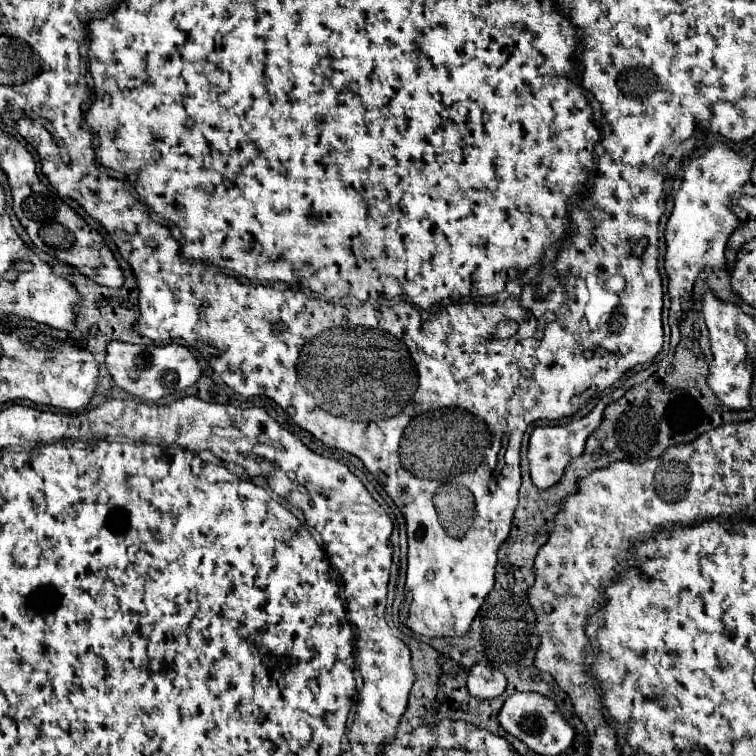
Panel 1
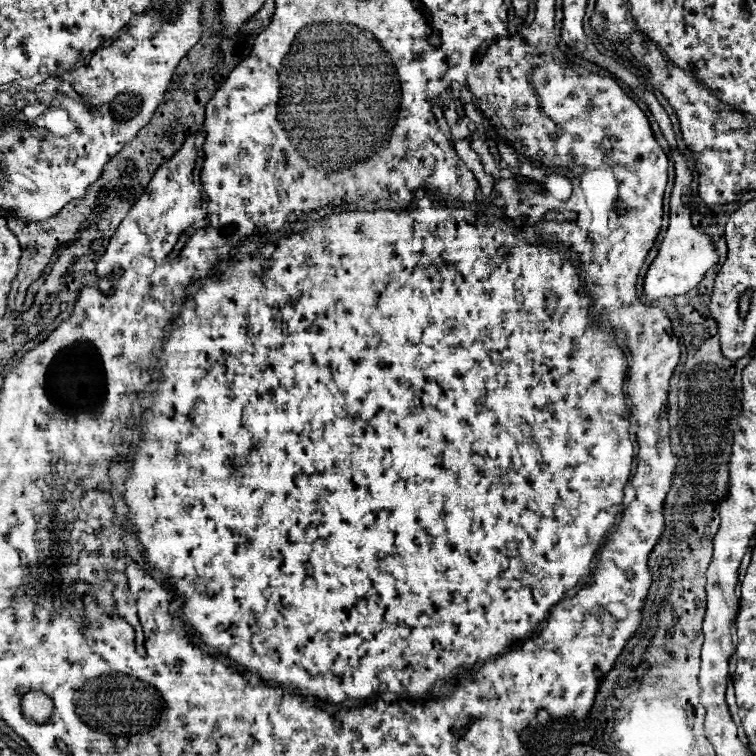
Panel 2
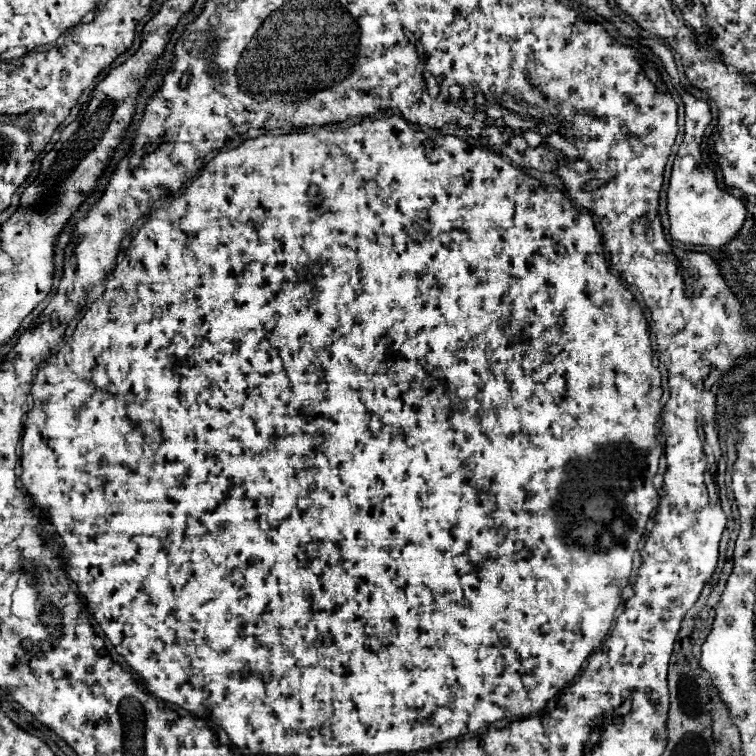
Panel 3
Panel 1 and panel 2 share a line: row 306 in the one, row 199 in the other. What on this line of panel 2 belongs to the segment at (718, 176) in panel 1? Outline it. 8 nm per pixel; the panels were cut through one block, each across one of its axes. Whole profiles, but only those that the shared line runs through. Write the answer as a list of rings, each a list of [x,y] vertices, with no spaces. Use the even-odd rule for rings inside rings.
[[[672,150],[672,160],[674,160],[674,168],[676,168],[676,184],[674,184],[672,196],[670,196],[670,226],[668,226],[668,232],[664,236],[658,256],[650,264],[650,270],[646,272],[646,278],[644,278],[644,296],[648,300],[672,298],[672,296],[690,292],[692,288],[696,288],[700,284],[704,274],[718,262],[718,256],[714,252],[710,236],[698,232],[692,226],[690,210],[682,202],[684,186],[688,186],[692,182],[692,174],[686,164],[686,158],[678,150]]]

